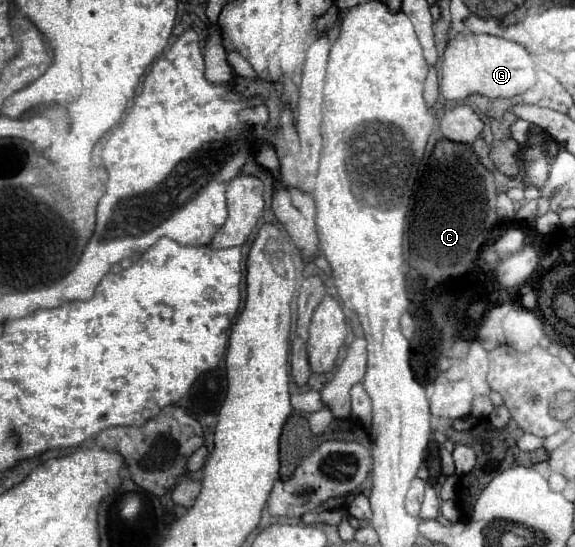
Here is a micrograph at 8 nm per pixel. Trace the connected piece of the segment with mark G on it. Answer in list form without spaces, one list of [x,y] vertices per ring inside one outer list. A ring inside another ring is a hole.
[[[465,31],[465,33],[457,33],[445,49],[441,95],[449,101],[465,99],[471,93],[479,93],[489,99],[515,97],[531,89],[535,81],[537,81],[535,61],[531,53],[527,53],[525,47],[515,41],[495,35],[477,35]]]

